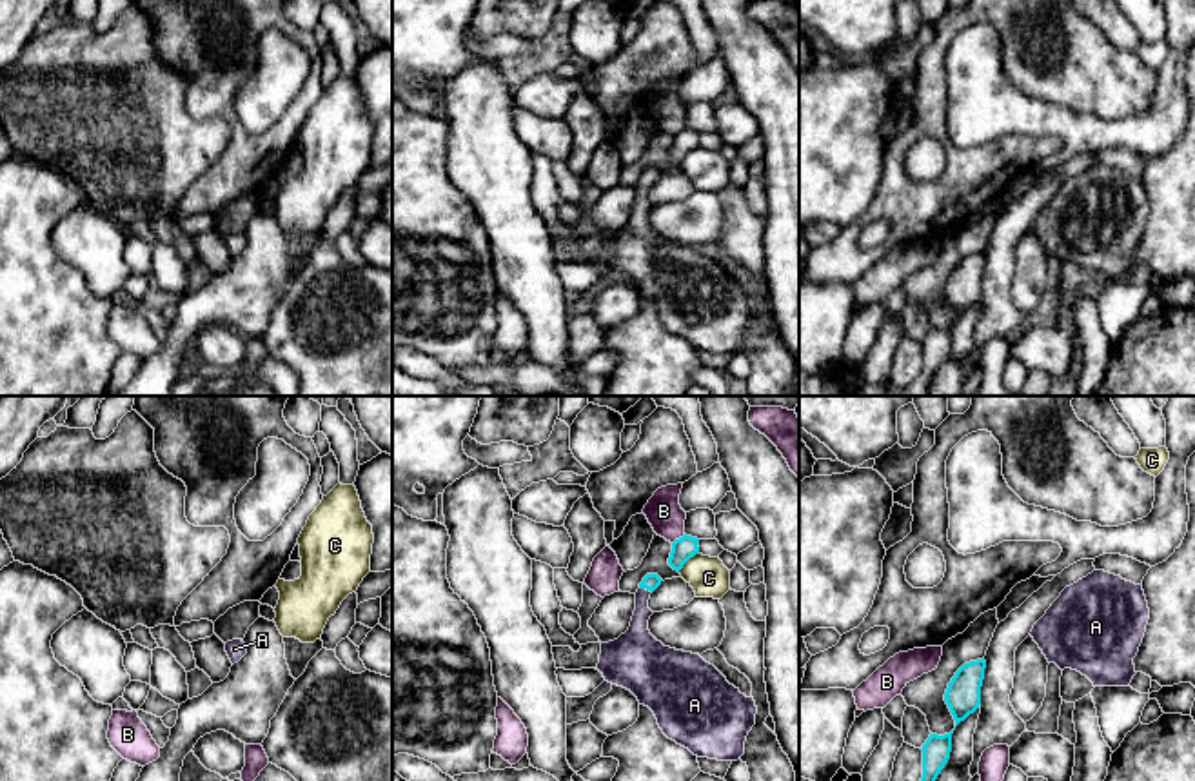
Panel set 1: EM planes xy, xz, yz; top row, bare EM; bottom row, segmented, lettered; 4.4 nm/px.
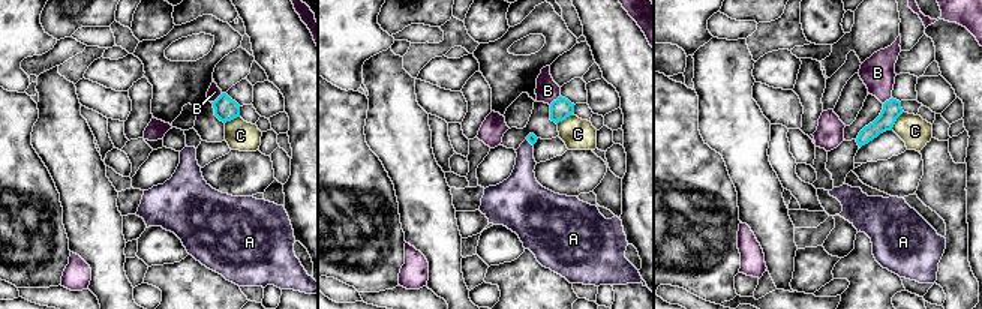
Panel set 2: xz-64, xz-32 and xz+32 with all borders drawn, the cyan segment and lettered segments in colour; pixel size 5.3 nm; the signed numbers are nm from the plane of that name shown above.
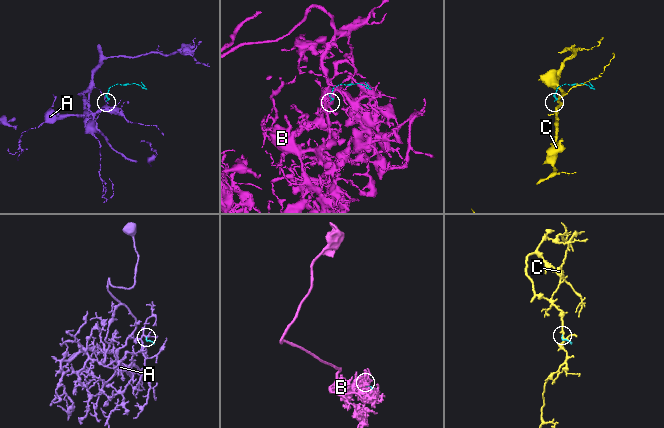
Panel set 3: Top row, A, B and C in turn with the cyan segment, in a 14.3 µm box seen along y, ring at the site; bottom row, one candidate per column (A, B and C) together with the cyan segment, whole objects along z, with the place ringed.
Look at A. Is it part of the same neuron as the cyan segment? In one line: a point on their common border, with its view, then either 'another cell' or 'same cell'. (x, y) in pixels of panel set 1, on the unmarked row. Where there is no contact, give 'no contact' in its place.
xz (645, 180) | same cell

